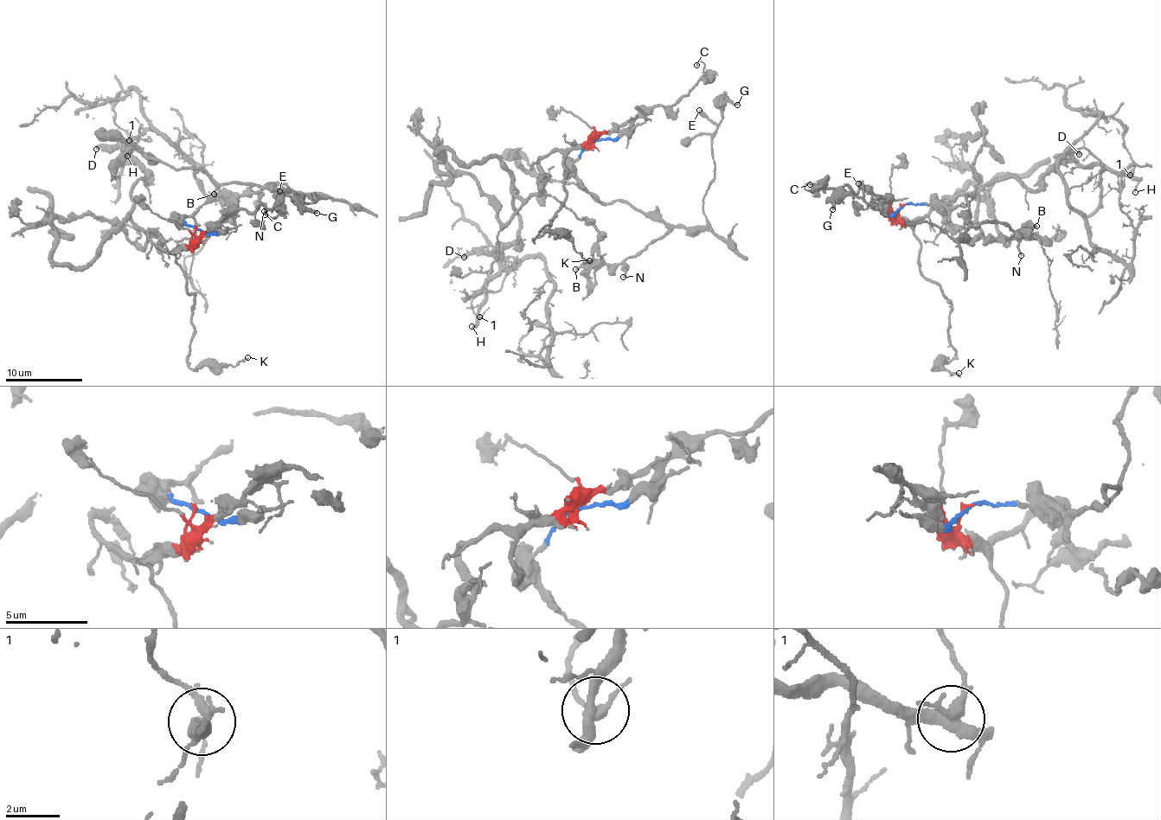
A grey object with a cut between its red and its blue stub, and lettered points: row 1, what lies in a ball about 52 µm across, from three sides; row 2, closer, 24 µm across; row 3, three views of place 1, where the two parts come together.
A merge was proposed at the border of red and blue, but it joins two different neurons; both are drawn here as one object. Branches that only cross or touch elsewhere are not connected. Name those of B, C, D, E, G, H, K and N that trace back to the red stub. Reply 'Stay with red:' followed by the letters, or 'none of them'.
Stay with red: C, D, H, K

